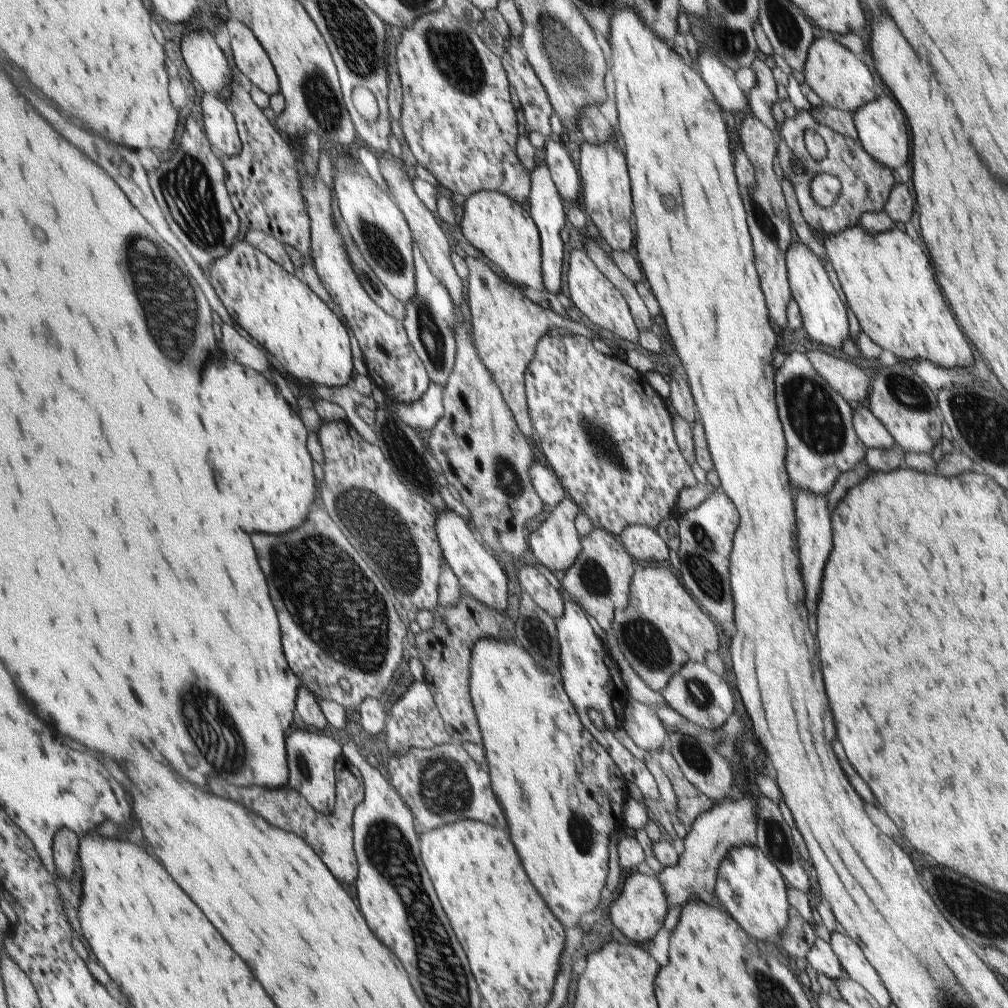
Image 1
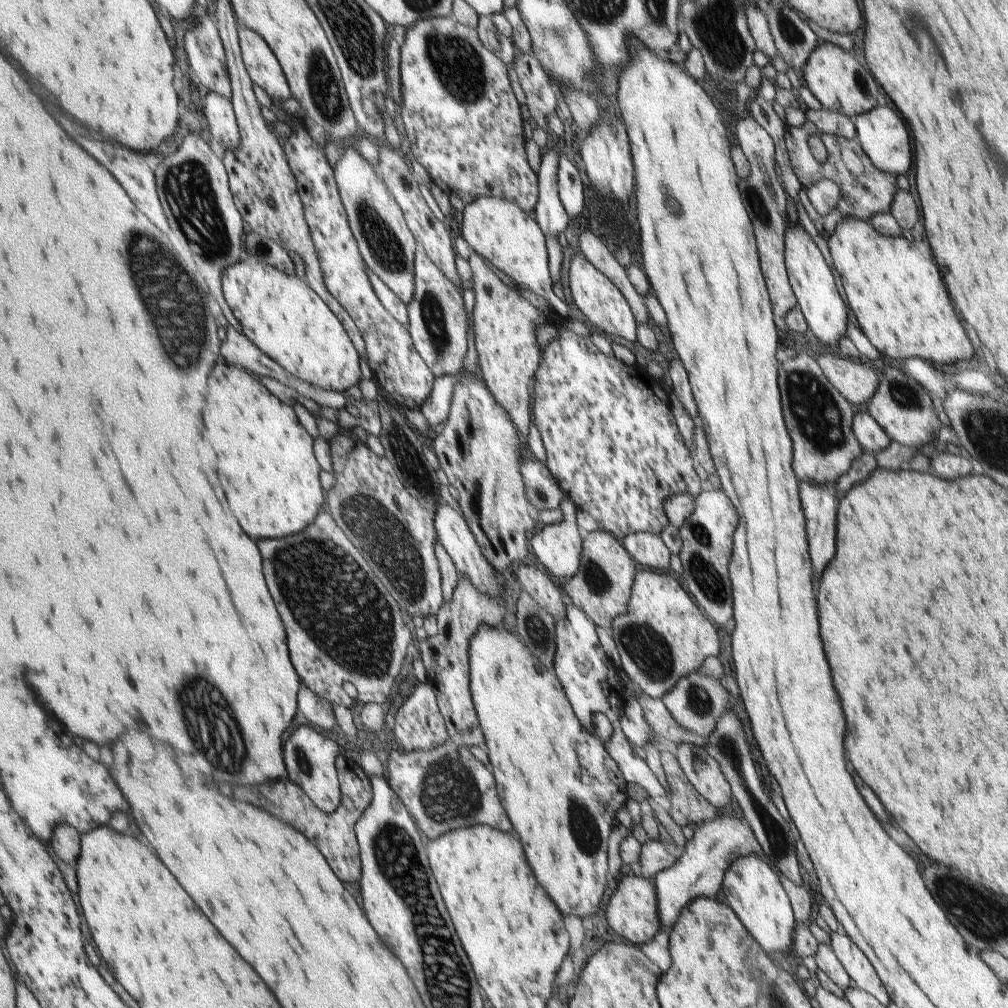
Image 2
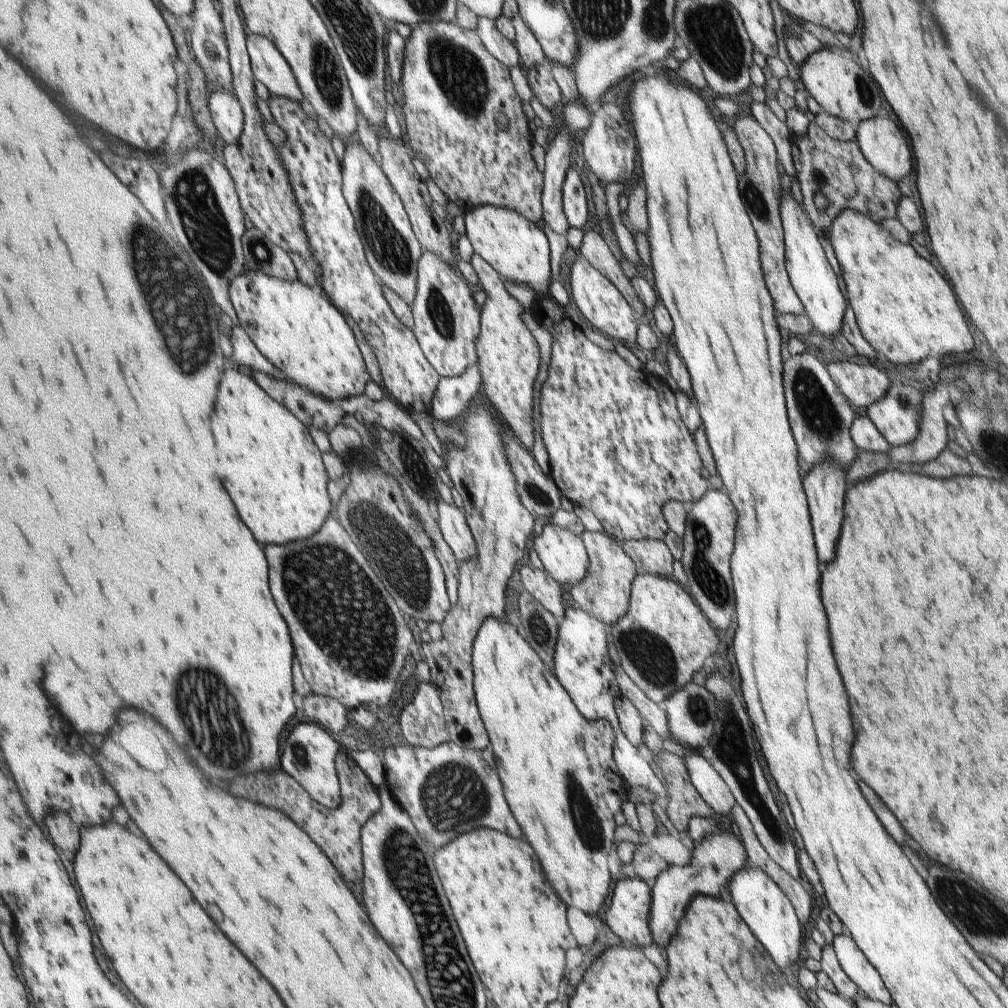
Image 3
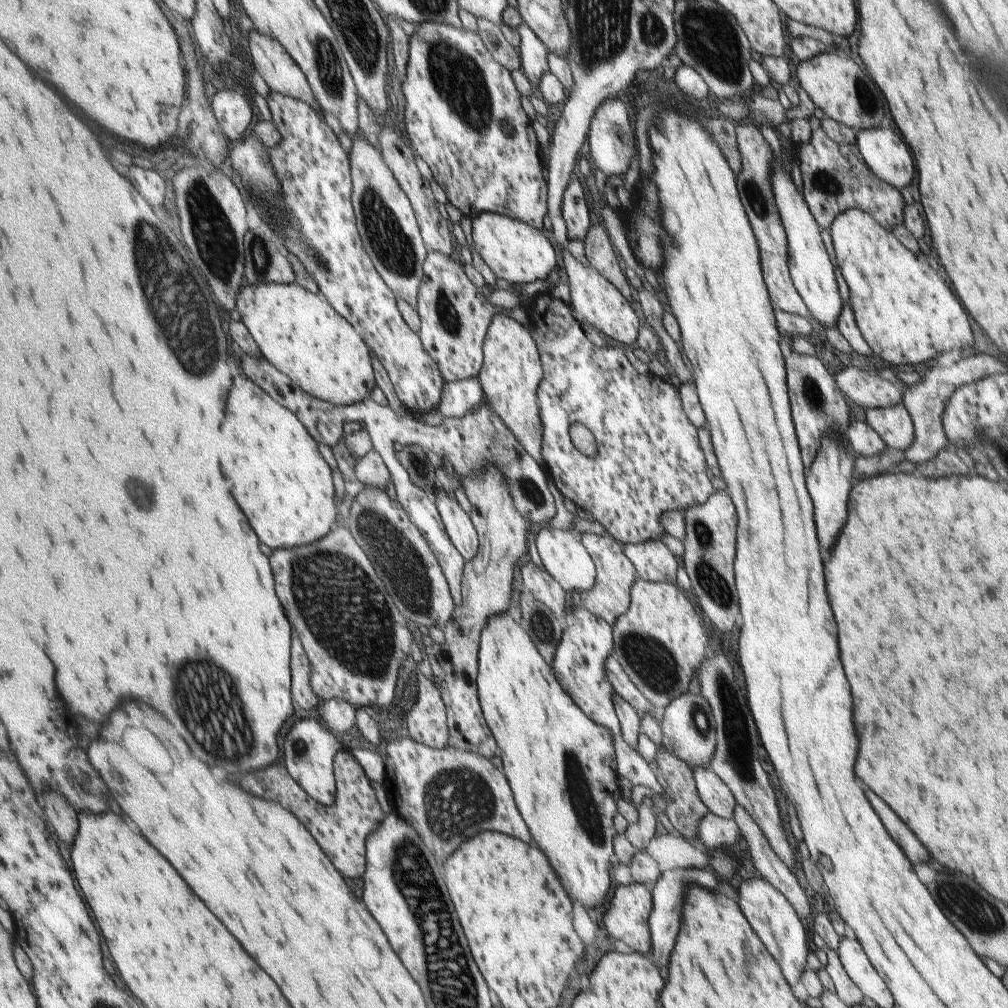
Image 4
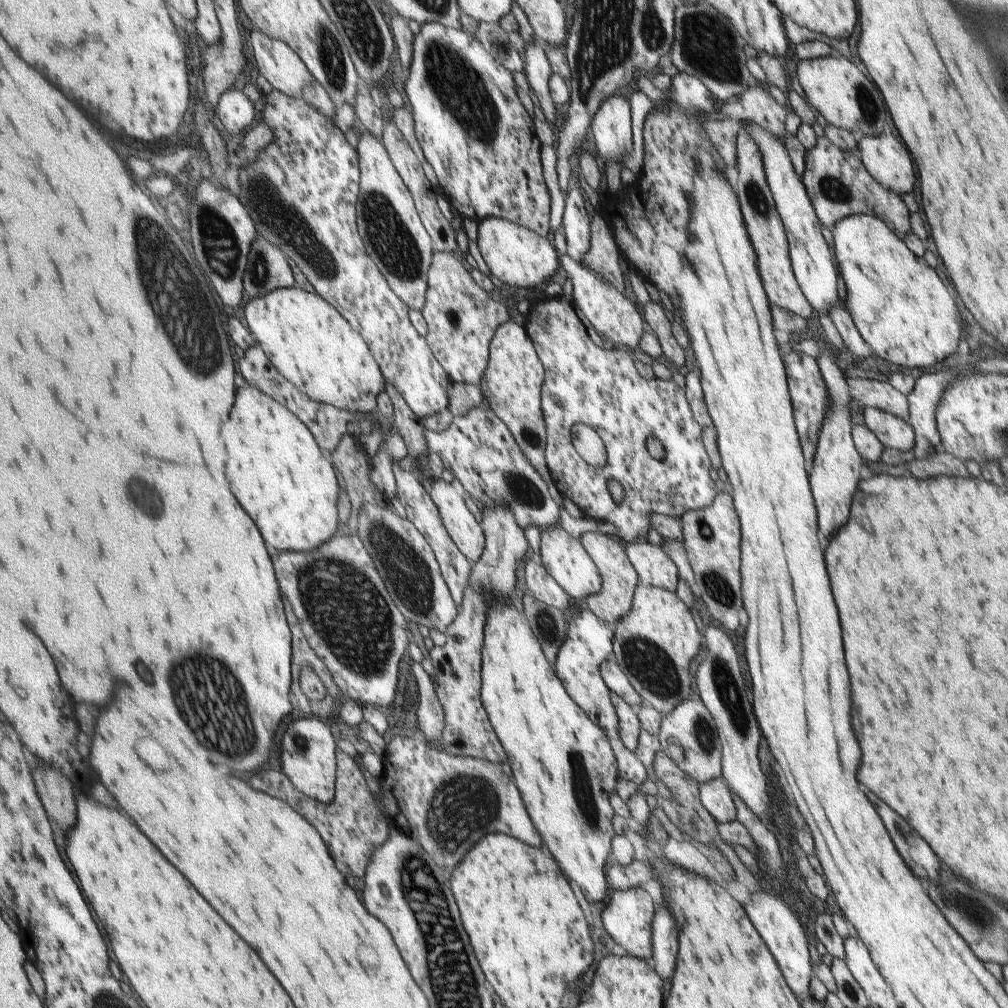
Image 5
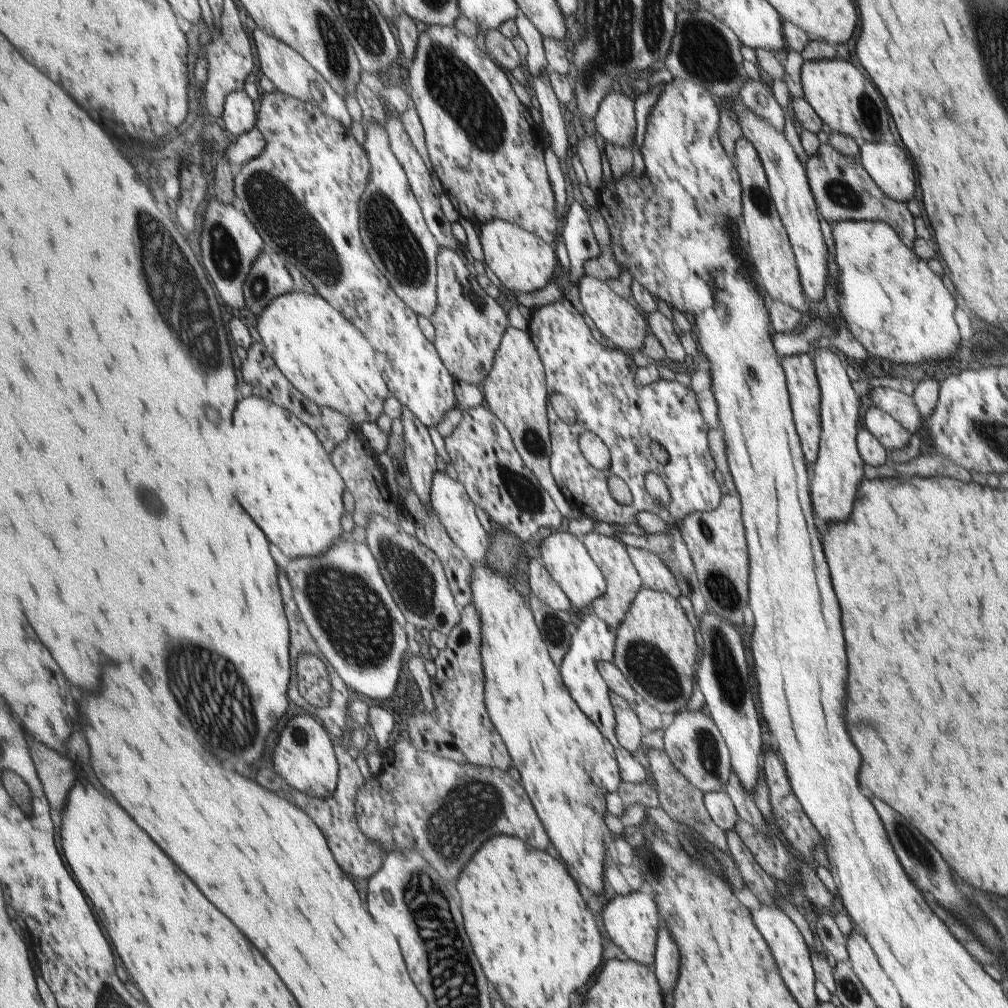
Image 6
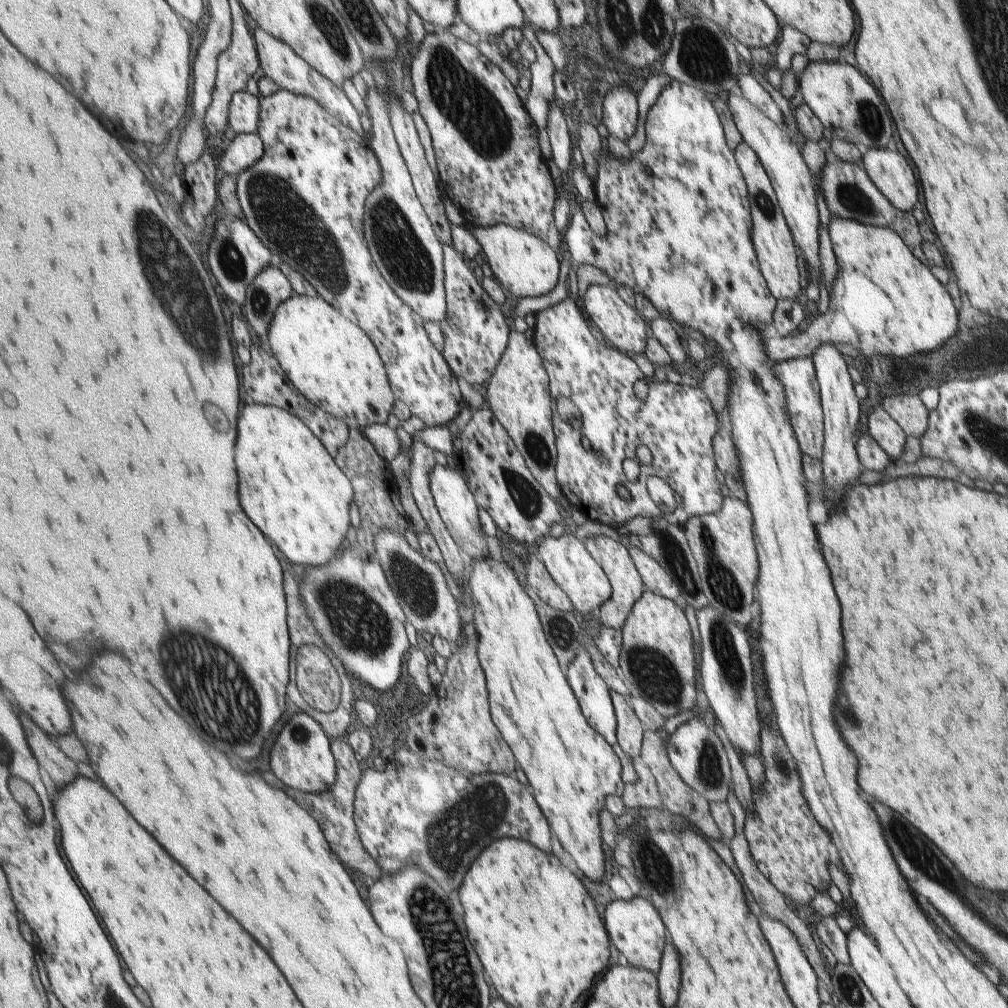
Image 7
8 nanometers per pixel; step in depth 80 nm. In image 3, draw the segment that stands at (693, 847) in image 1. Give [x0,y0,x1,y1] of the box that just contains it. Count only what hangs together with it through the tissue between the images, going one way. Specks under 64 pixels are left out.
[649,824,746,949]

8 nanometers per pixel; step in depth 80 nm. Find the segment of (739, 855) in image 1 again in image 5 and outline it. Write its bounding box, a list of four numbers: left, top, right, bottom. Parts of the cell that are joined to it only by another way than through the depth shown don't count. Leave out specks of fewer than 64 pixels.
[745,894,811,996]

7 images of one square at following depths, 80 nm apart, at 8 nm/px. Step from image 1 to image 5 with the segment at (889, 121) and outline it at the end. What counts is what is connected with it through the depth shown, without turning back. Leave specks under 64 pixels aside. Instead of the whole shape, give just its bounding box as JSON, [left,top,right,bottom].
[857,134,915,195]

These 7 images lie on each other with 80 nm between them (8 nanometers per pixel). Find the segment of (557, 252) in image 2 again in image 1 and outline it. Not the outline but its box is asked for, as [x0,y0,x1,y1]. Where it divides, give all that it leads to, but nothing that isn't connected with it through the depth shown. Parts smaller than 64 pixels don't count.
[530,159,567,294]

